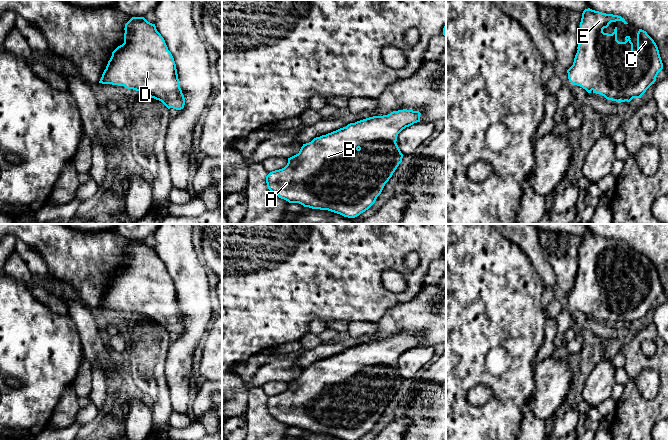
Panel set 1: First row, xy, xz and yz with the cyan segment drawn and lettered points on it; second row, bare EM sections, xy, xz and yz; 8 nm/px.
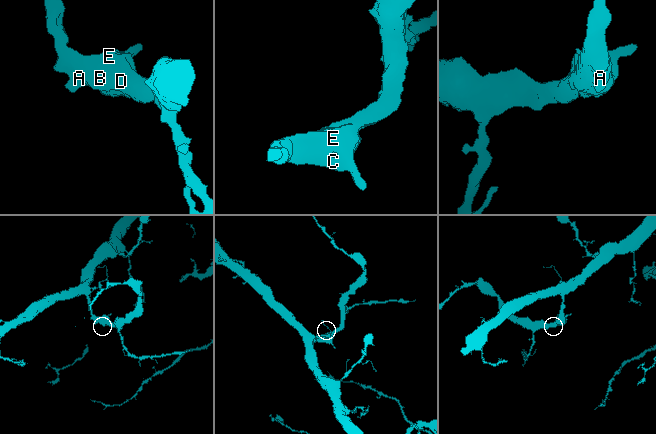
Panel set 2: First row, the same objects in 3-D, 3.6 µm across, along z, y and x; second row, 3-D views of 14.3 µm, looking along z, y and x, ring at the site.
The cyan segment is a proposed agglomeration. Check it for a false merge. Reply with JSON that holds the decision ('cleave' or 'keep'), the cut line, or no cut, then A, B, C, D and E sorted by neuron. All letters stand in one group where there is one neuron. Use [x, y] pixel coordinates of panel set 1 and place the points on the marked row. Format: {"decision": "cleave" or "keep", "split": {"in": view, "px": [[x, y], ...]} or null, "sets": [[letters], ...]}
{"decision": "keep", "split": null, "sets": [["A", "B", "C", "D", "E"]]}

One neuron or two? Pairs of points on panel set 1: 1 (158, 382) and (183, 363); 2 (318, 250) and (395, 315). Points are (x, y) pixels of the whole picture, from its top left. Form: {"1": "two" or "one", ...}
{"1": "two", "2": "two"}

